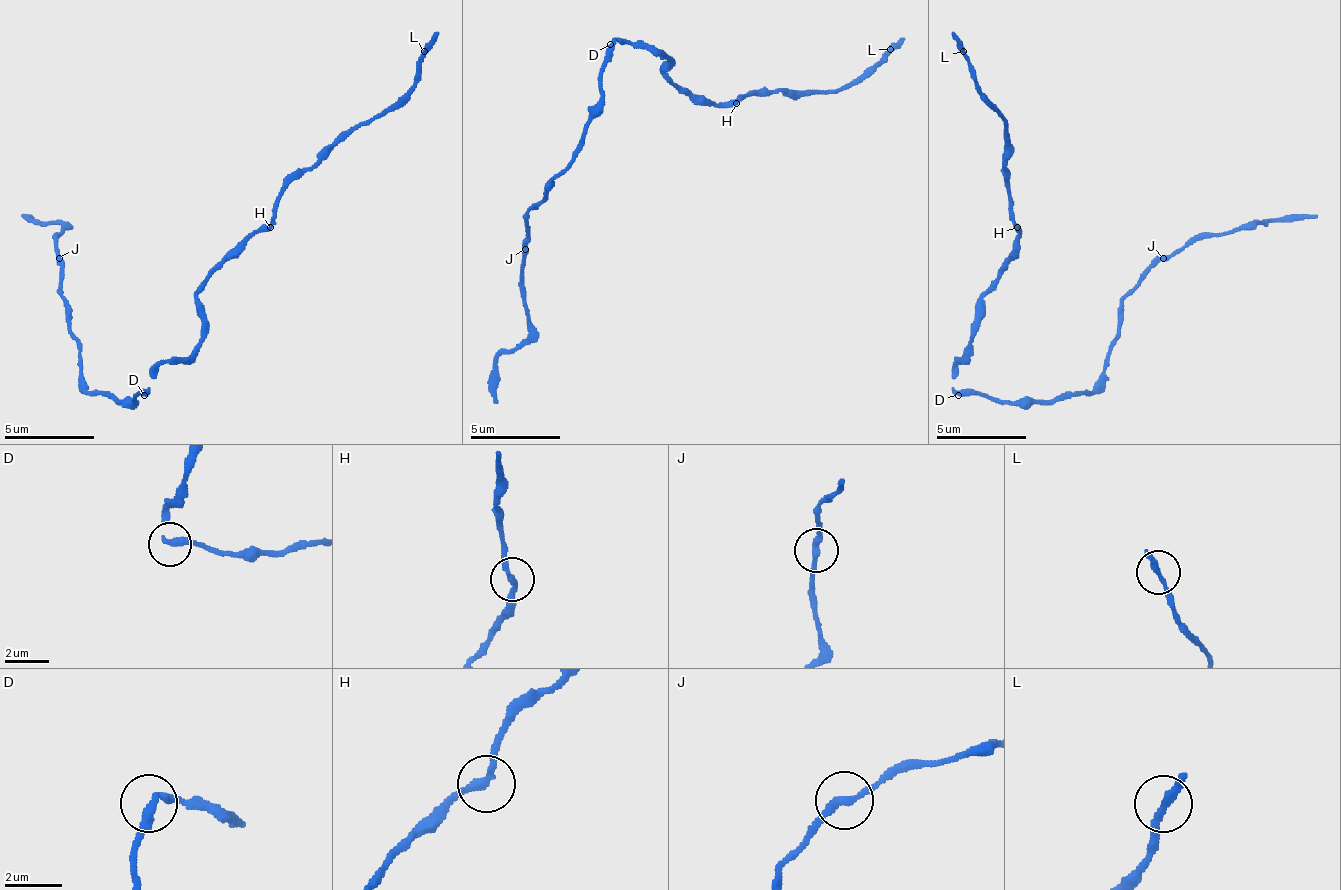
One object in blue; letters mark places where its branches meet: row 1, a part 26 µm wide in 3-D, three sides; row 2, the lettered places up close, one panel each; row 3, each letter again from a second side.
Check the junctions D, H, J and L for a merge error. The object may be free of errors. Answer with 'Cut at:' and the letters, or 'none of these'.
Cut at: none of these

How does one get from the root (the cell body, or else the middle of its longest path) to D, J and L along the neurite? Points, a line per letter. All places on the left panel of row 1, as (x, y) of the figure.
D: (148, 376), (148, 390), (144, 395)
J: (148, 376), (135, 404), (98, 395), (85, 381), (58, 259)
L: (148, 376), (180, 363), (202, 336), (198, 291), (297, 178), (415, 83), (424, 51)

